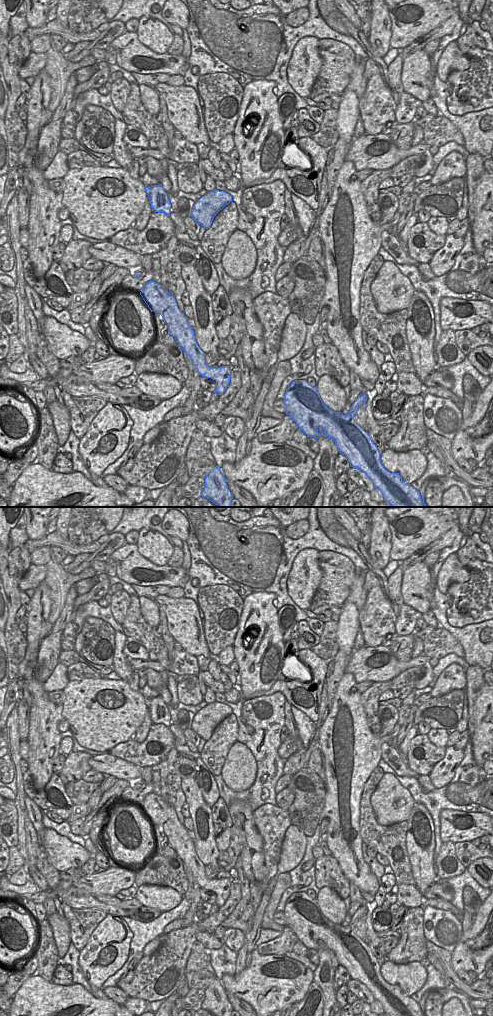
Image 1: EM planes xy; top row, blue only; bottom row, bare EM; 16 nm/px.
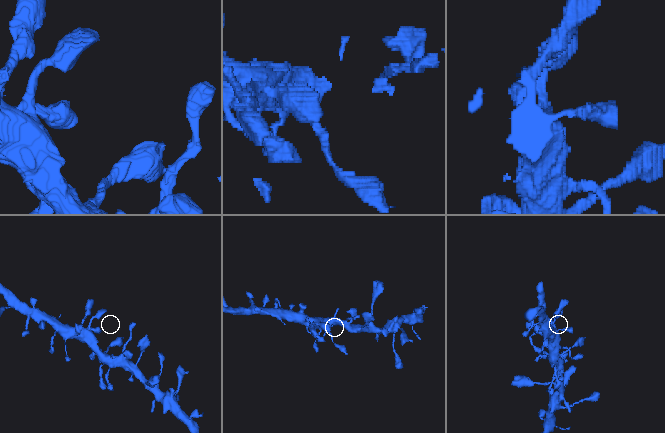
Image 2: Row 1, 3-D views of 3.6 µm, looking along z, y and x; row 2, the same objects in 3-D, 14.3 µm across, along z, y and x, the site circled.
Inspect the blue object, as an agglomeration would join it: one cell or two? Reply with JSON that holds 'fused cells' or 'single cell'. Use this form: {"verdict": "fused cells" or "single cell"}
{"verdict": "single cell"}

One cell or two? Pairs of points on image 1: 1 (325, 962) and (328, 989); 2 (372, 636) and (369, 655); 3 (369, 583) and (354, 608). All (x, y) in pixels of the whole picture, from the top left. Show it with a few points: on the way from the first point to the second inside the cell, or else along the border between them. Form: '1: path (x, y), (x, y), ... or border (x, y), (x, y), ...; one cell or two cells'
1: path (325, 969), (326, 982); one cell
2: border (380, 644), (365, 646); two cells
3: border (365, 572), (363, 585), (365, 602), (358, 613); two cells

